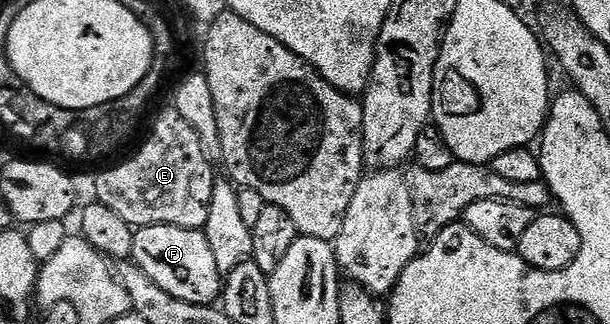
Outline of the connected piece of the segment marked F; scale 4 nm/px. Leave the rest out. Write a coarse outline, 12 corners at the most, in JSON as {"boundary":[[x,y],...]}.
{"boundary":[[141,227],[131,262],[194,305],[221,298],[203,230]]}

